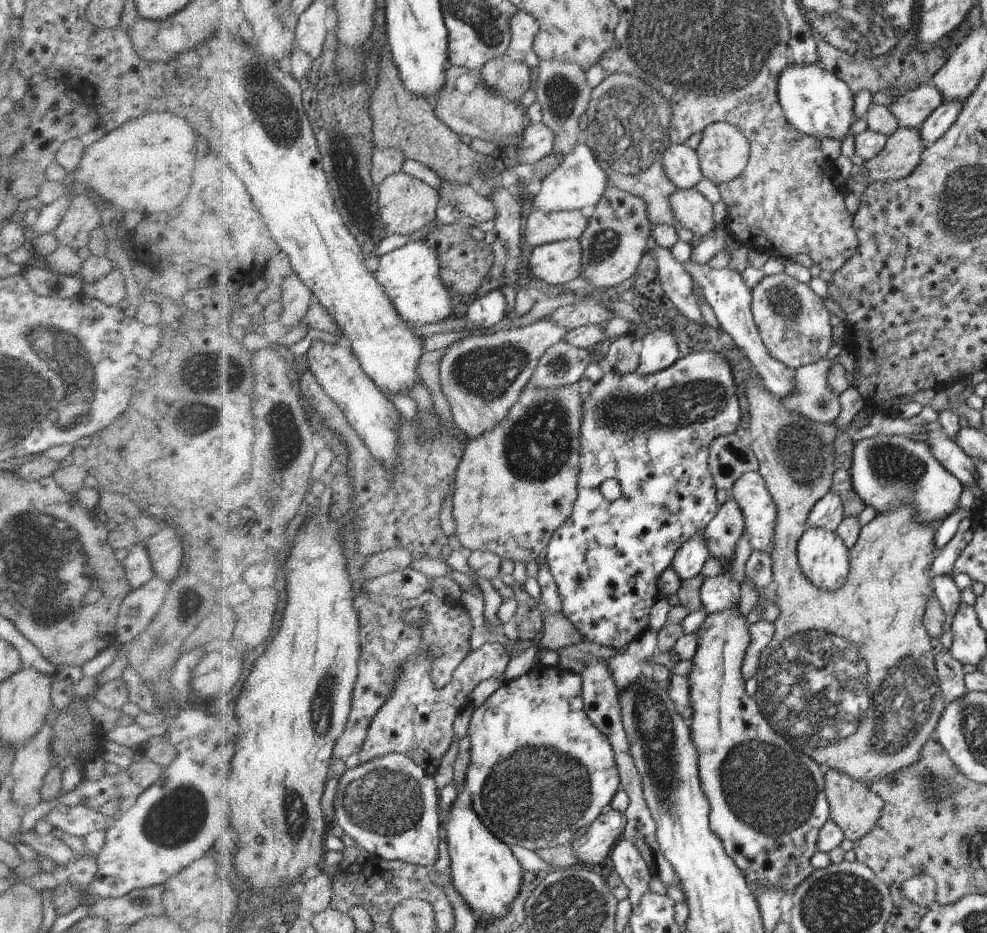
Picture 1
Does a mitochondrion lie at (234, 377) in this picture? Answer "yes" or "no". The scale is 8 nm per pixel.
yes

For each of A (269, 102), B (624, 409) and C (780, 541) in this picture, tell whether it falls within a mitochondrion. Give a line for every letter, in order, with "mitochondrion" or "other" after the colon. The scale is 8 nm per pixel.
A: mitochondrion
B: mitochondrion
C: other

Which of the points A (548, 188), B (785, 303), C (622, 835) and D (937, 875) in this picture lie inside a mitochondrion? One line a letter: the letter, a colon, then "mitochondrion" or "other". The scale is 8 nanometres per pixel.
A: other
B: mitochondrion
C: other
D: other

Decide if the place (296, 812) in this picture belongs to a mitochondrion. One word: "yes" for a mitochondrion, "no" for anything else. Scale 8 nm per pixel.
yes

